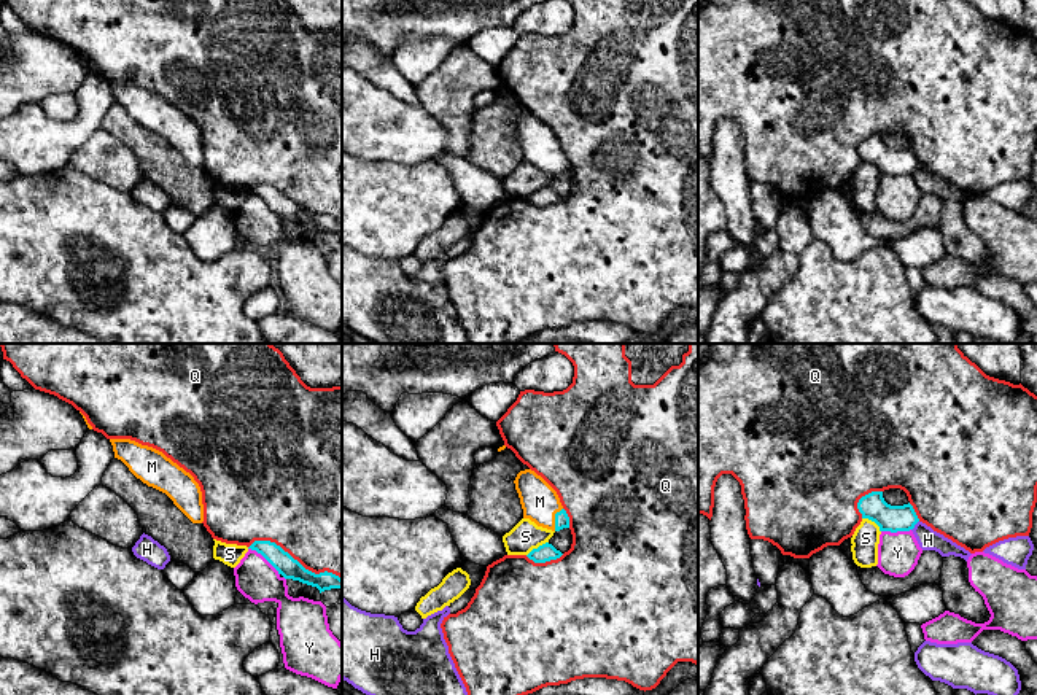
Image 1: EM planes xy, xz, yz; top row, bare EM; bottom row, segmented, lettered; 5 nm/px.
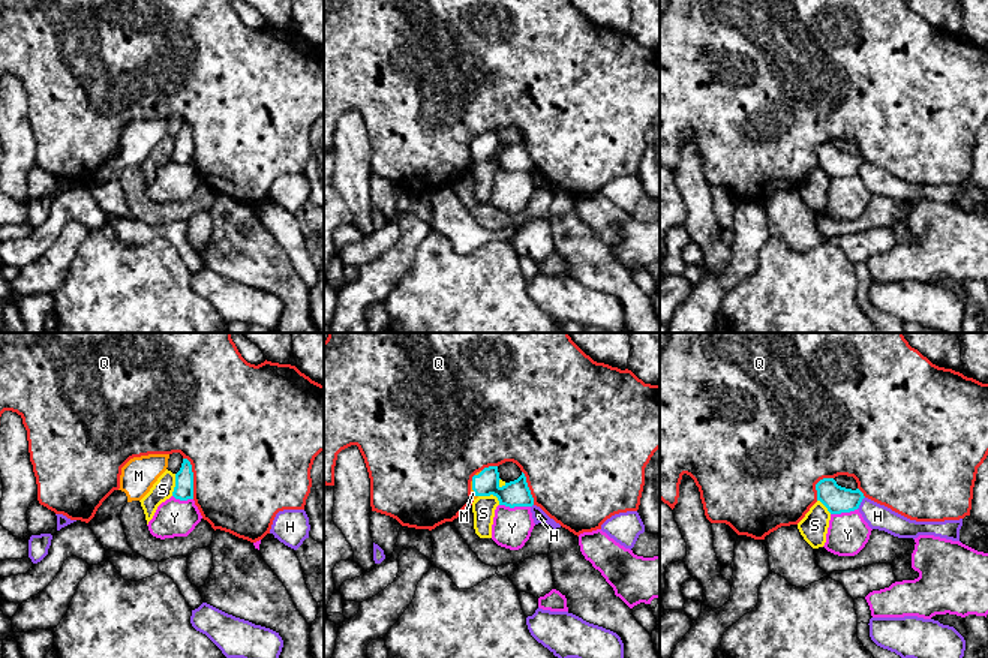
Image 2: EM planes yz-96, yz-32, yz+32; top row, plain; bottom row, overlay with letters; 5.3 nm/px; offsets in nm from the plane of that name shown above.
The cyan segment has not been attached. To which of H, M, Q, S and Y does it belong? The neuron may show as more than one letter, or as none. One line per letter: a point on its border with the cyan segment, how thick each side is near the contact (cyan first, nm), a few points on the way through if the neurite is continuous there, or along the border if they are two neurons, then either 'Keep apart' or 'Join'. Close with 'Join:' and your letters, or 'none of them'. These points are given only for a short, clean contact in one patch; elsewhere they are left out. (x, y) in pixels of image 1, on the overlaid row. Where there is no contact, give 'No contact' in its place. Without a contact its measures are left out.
H: Touches cyan at yz (915, 524). Thickness 140 nm (cyan) against 110 nm. Boundary: yz (918, 520), (912, 530). Keep apart
M: Touches cyan at xz (555, 519). Thickness 80 nm (cyan) against 190 nm. Join
Q: Touches cyan at xy (293, 559). Thickness 110 nm (cyan) against 500 nm. Keep apart
S: Touches cyan at xz (538, 547). Thickness 90 nm (cyan) against 150 nm. Keep apart
Y: Touches cyan at xy (264, 557). Thickness 110 nm (cyan) against 220 nm. Keep apart
Join: M

